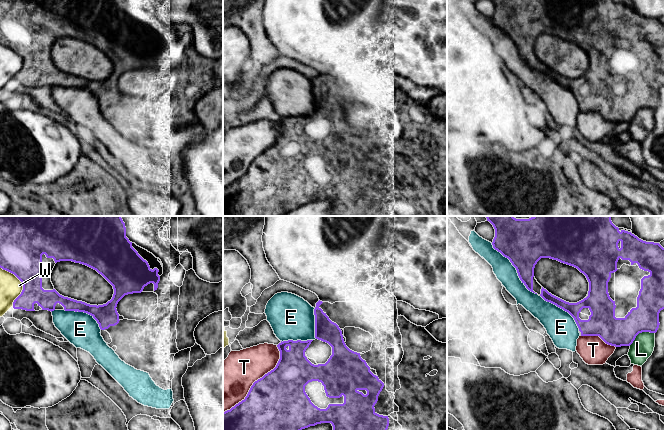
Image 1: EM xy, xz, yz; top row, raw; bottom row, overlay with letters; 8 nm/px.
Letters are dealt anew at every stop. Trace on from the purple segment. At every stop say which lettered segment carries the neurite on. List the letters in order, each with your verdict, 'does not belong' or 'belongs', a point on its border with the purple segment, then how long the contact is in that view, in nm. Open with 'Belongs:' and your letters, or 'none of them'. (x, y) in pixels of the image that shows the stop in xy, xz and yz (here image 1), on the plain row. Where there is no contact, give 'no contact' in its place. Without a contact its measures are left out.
Belongs: none of them
E: does not belong; meets purple in yz at (516, 45); contact 550 nm long
L: does not belong; meets purple in yz at (640, 108); contact 240 nm long
T: does not belong; meets purple in xz at (257, 156); contact 700 nm long
W: does not belong; meets purple in xy at (23, 60); contact 340 nm long

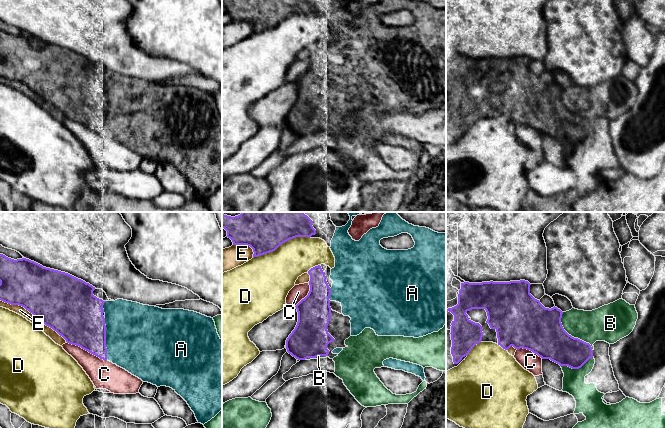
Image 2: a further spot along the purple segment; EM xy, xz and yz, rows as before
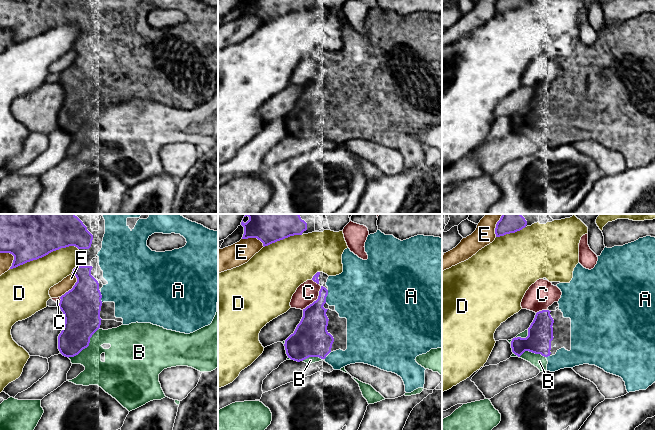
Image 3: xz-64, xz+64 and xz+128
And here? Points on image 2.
Belongs: A
A: belongs; meets purple in xy at (105, 114); contact 340 nm long
B: does not belong; meets purple in yz at (570, 111); contact 400 nm long
C: does not belong; meets purple in xy at (87, 126); contact 360 nm long
D: does not belong; meets purple in xz at (281, 19); contact 500 nm long
E: does not belong; meets purple in xy at (34, 91); contact 650 nm long

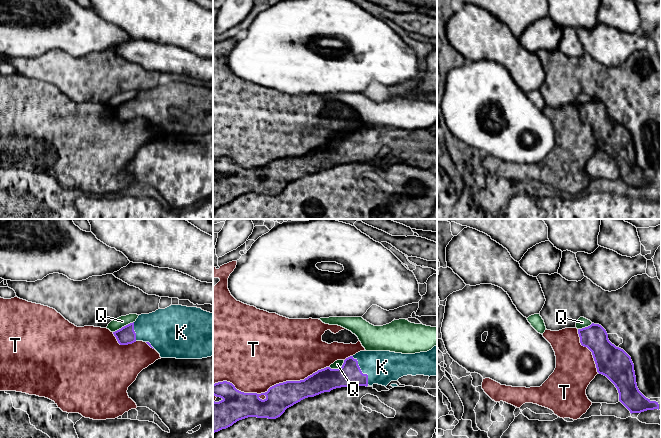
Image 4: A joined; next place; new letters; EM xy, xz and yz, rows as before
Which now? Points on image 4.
Belongs: K
K: belongs; meets purple in xz at (361, 147); contact 260 nm long
Q: does not belong; meets purple in xy at (124, 102); contact 190 nm long
T: does not belong; meets purple in xz at (270, 163); contact 950 nm long

